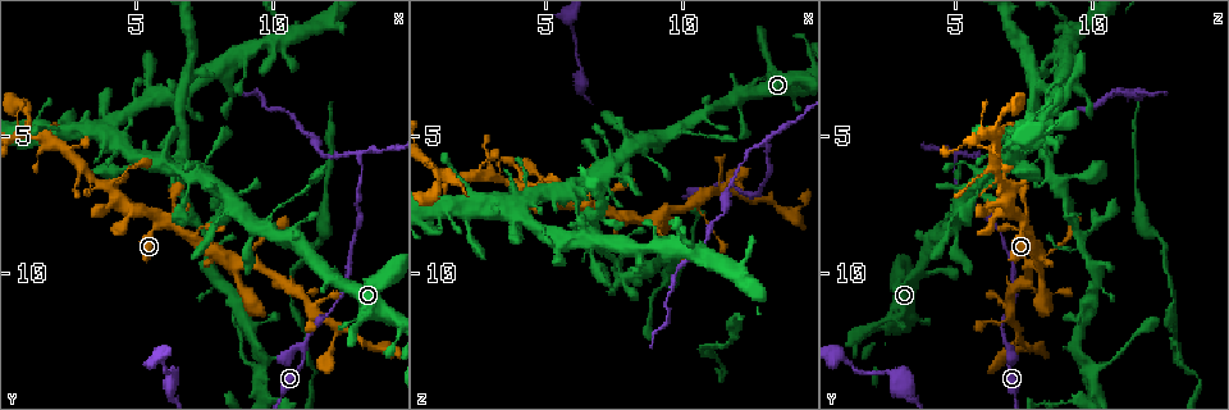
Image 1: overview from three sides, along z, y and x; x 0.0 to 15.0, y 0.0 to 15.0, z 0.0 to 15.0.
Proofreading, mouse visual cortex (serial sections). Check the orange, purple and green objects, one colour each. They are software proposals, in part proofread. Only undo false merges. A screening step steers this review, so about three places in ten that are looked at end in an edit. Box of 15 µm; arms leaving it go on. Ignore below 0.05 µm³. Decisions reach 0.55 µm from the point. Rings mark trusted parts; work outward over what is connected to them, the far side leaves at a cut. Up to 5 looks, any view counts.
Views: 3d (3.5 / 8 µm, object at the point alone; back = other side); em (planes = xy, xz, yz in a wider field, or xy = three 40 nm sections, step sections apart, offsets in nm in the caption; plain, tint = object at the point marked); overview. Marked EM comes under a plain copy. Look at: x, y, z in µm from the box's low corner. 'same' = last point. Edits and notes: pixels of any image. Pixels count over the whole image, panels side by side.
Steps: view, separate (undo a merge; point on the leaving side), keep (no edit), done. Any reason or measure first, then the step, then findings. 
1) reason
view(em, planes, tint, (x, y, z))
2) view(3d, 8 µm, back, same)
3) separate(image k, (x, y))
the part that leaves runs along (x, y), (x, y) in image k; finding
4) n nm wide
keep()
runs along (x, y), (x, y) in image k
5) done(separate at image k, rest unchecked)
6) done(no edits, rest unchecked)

sharp bend
view(3d, 3.5 µm, (3.9, 4.6, 7.9))

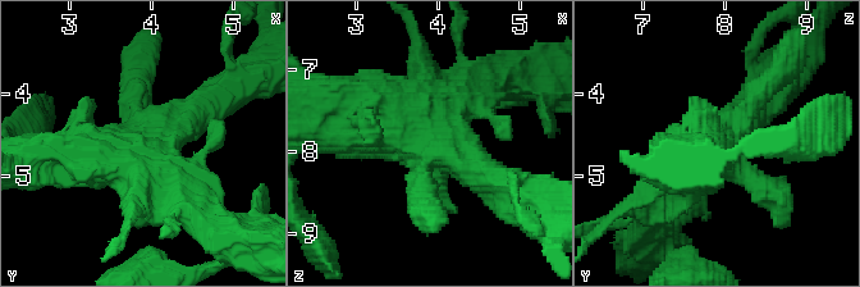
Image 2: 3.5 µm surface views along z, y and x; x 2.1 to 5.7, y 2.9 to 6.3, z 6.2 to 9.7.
view(em, xy, step 5, tint, (4.00, 4.65, 7.90))

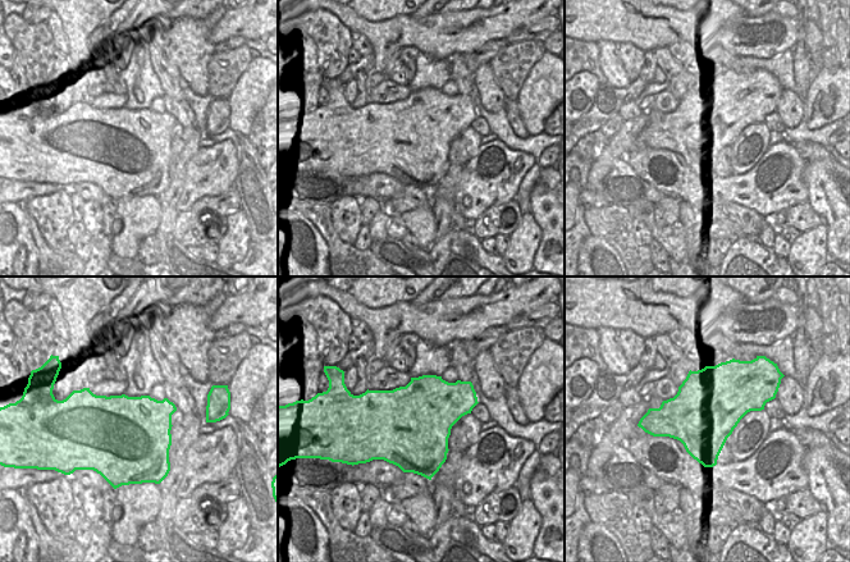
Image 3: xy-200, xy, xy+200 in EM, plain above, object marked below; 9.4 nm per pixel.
keep()
runs along (648, 221), (680, 177), (746, 114) in image 2; one cell here

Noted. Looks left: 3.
thin neck
view(3d, 8 µm, back, (6.2, 5.5, 8.1))

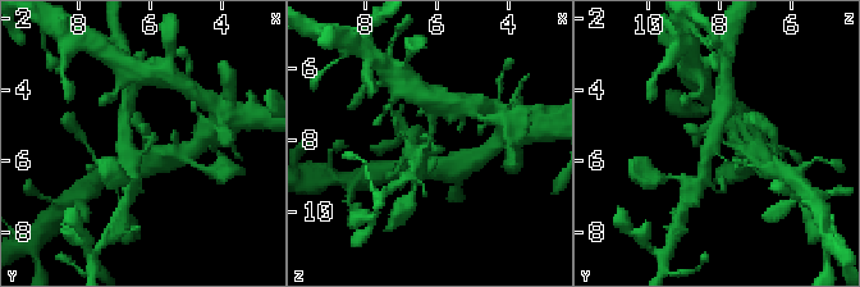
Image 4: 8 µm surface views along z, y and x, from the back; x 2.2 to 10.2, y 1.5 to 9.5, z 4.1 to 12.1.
view(em, xy, step 5, tint, (6.1, 5.5, 8.1))

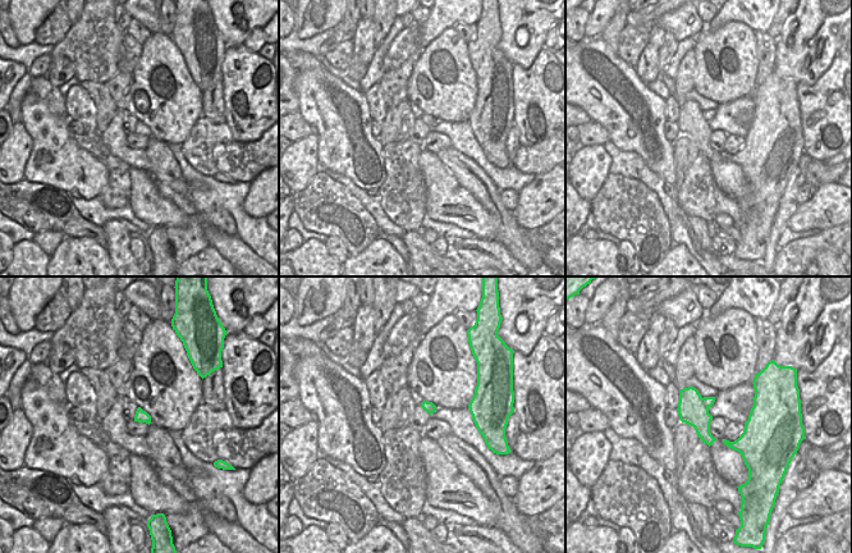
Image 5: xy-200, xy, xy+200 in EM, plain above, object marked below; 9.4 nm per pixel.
separate(image 4, (405, 132))
the part that leaves runs along (721, 59), (727, 87), (724, 110) in image 4; a second cell is stuck on

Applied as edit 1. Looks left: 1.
done(separate at image 4, rest unchecked)

